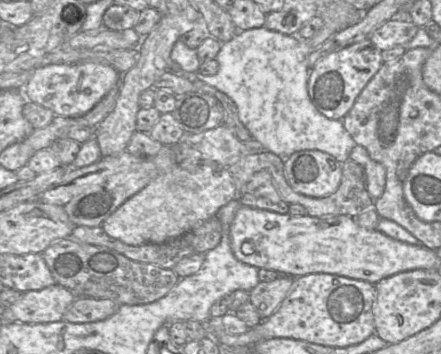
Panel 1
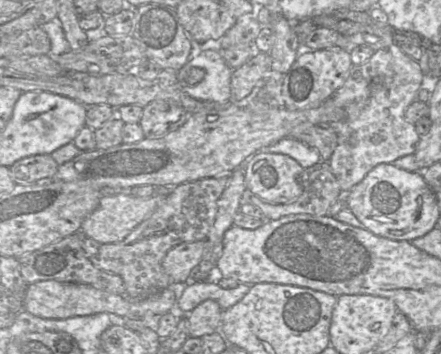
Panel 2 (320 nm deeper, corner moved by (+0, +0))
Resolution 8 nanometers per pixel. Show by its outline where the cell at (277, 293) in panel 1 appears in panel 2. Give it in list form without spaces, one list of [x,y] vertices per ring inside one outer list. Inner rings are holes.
[[[206,300],[187,315],[190,338],[203,338],[219,331],[223,310],[214,300]]]

